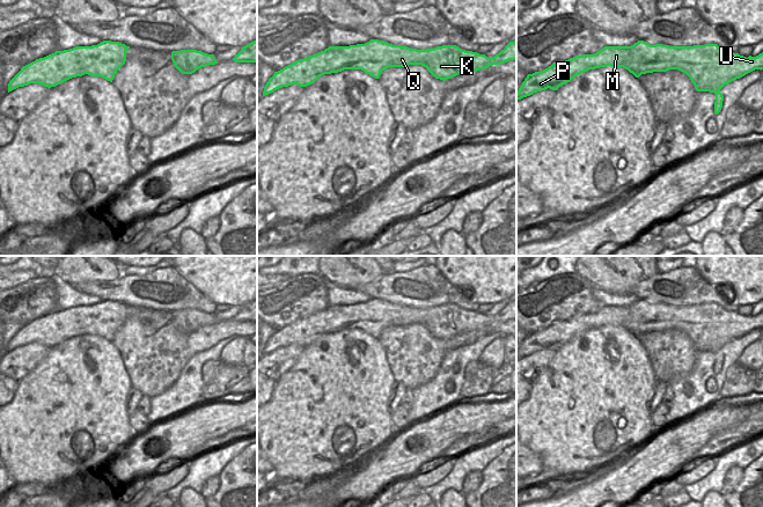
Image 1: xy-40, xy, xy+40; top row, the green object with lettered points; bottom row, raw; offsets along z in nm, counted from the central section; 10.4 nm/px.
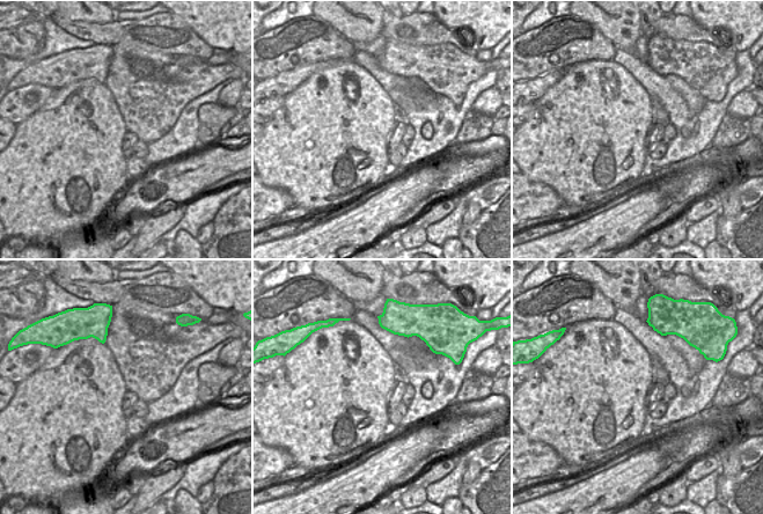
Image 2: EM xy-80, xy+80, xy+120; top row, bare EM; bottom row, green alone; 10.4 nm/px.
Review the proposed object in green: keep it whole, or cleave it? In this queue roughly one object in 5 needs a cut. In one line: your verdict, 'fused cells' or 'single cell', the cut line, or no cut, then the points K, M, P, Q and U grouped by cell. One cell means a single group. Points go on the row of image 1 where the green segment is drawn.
single cell | no cut | K M P Q U

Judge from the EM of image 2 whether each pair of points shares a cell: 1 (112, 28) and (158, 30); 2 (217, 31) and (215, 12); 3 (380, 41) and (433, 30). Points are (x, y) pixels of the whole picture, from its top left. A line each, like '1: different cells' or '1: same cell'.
1: same cell
2: same cell
3: different cells

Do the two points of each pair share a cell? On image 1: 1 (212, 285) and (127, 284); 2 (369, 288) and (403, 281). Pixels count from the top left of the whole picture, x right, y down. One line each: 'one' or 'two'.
1: two
2: one

